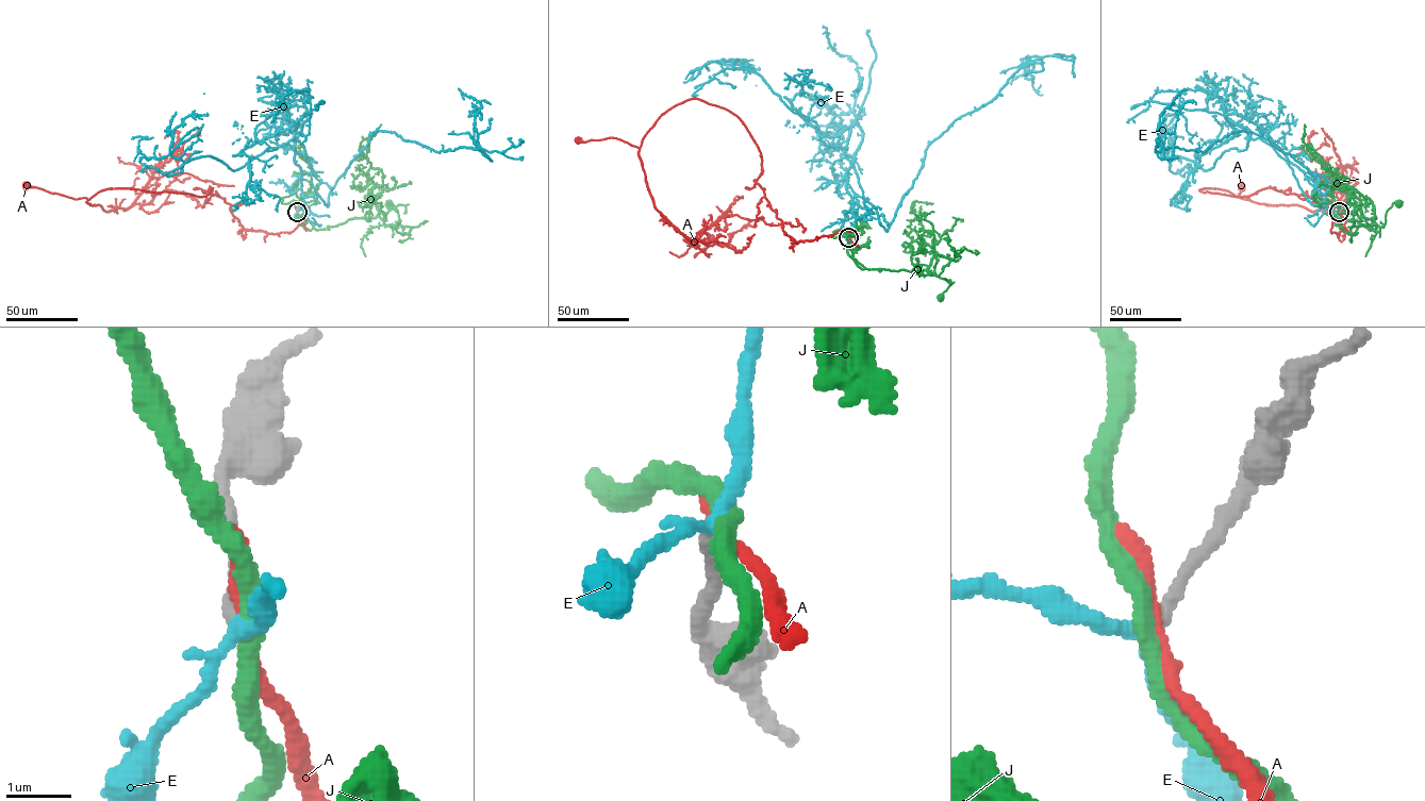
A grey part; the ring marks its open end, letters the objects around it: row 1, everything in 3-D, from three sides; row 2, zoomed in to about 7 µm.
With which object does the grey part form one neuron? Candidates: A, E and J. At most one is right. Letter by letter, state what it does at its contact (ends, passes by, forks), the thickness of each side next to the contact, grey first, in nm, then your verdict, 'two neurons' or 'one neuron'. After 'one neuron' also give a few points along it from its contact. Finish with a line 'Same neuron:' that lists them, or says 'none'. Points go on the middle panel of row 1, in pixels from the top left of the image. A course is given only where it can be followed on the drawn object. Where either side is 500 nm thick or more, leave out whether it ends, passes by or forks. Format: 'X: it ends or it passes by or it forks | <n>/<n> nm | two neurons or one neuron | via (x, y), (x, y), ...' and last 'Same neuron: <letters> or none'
A: it passes by | 240/200 nm | two neurons
E: it passes by | 220/200 nm | one neuron | via (848, 238), (854, 124), (845, 156), (887, 231), (927, 147), (1027, 56), (1042, 95)
J: it passes by | 220/280 nm | two neurons
Same neuron: E

